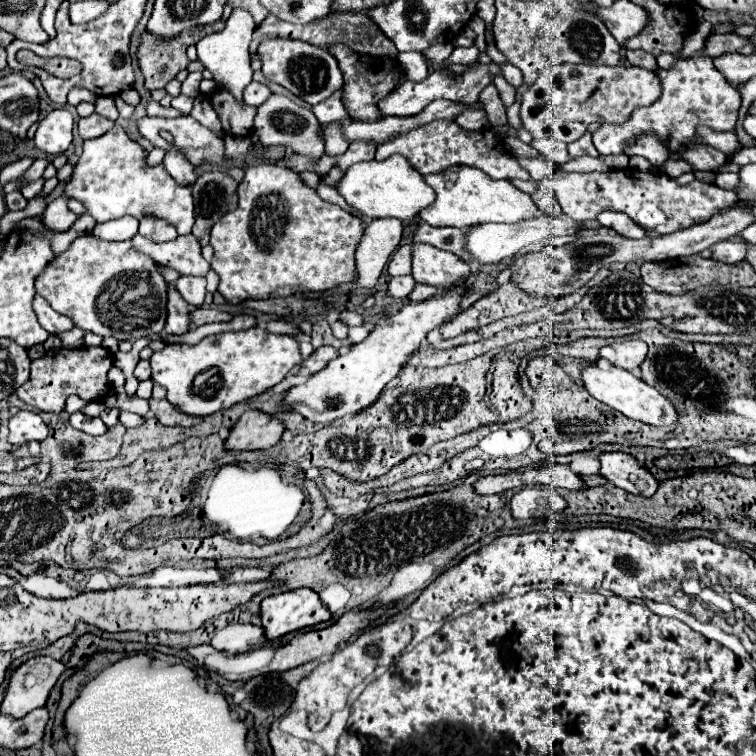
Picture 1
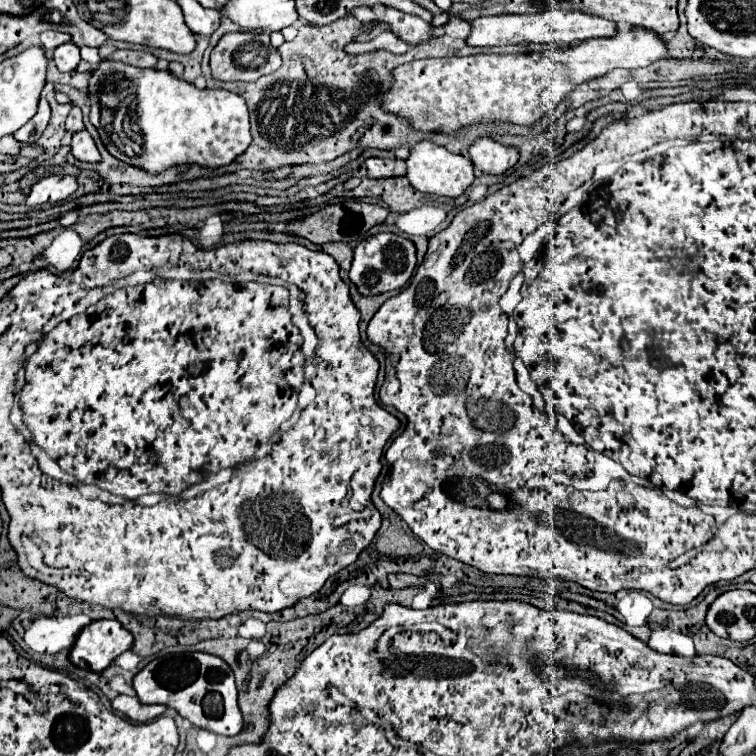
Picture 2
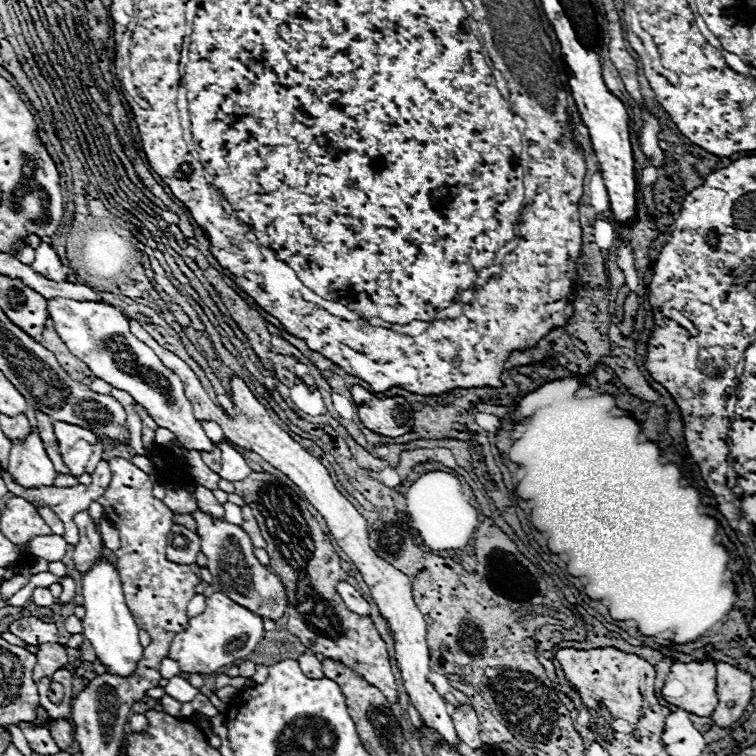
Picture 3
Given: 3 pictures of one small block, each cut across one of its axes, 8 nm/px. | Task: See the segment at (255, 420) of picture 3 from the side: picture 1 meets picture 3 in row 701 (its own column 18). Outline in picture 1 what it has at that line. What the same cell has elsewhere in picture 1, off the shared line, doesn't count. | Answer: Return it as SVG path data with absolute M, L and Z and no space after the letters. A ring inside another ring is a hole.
M18 410L10 422L8 422L10 434L8 434L8 442L10 444L22 444L28 440L44 440L48 436L48 428L42 422L42 418L36 412L30 410Z

